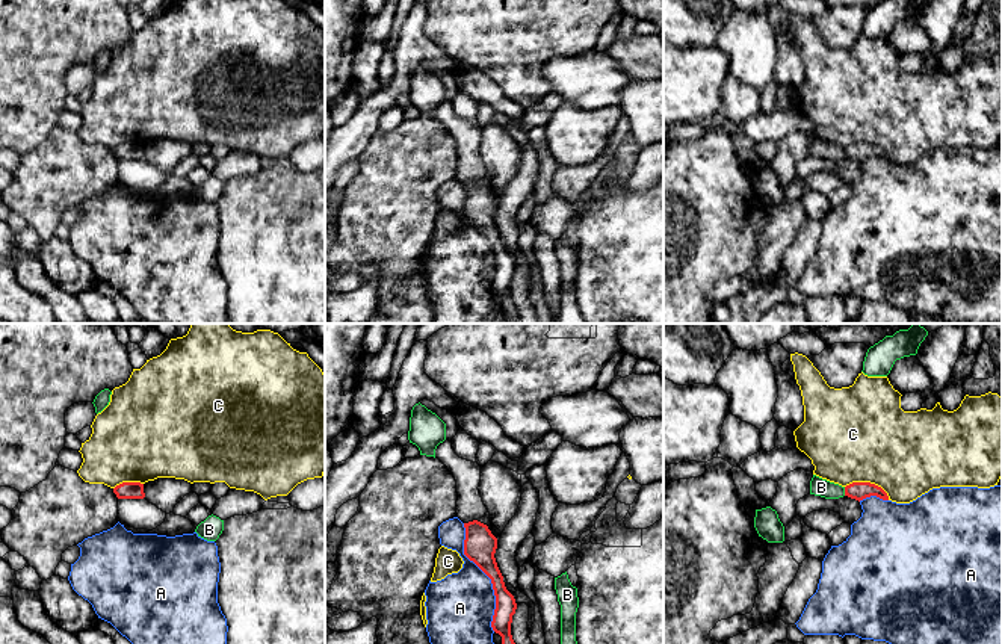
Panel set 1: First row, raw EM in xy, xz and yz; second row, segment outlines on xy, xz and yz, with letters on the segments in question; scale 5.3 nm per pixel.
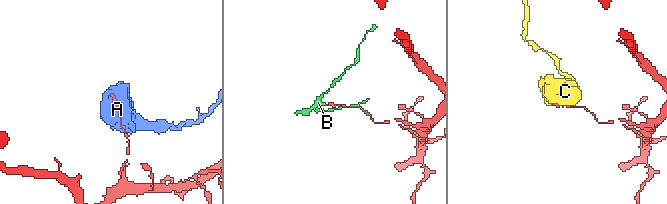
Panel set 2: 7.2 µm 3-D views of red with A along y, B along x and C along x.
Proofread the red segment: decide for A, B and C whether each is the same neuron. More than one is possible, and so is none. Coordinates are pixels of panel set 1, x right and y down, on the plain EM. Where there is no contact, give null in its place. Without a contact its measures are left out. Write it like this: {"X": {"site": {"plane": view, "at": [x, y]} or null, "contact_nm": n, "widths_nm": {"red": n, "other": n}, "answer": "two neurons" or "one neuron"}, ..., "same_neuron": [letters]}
{"A": {"site": {"plane": "xz", "at": [488, 238]}, "contact_nm": 600, "widths_nm": {"red": 180, "other": 360}, "answer": "two neurons"}, "B": {"site": {"plane": "yz", "at": [845, 153]}, "contact_nm": 50, "widths_nm": {"red": 100, "other": 100}, "answer": "two neurons"}, "C": {"site": {"plane": "yz", "at": [869, 144]}, "contact_nm": 260, "widths_nm": {"red": 100, "other": 480}, "answer": "two neurons"}, "same_neuron": []}

